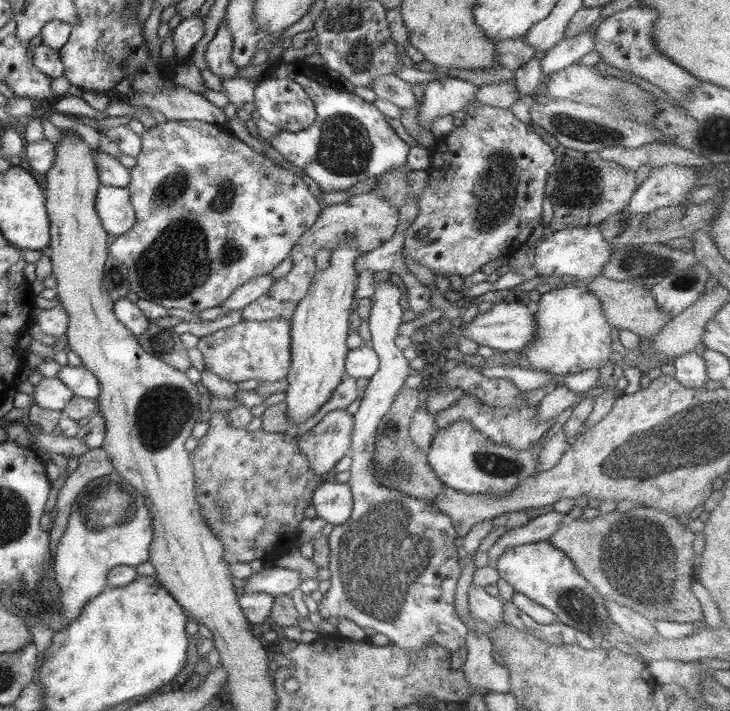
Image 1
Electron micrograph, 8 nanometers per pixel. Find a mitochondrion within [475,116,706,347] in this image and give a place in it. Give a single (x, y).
(642, 264)

